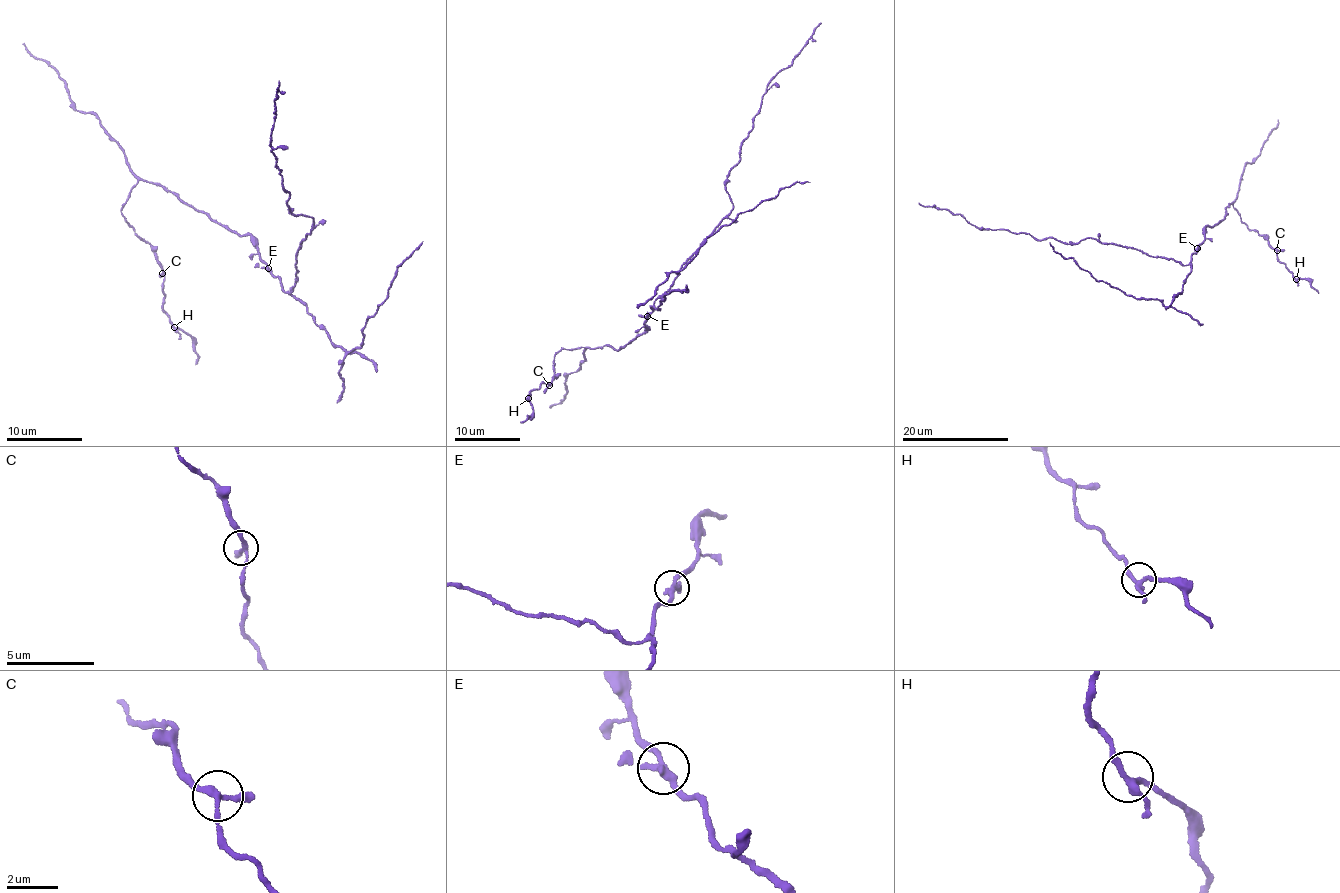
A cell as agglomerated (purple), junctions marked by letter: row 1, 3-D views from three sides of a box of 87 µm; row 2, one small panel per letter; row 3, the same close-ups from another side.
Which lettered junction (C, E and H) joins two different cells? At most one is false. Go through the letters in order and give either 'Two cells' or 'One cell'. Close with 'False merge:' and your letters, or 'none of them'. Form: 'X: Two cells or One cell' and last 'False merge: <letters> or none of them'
C: One cell
E: One cell
H: One cell
False merge: none of them

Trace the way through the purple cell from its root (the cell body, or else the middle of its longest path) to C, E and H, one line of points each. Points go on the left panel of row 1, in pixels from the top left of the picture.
C: (281, 282), (250, 235), (237, 235), (158, 184), (138, 181), (122, 212), (151, 245), (162, 273)
E: (281, 282), (267, 267)
H: (281, 282), (250, 235), (237, 235), (158, 184), (138, 181), (122, 212), (160, 265), (163, 309), (174, 327)

